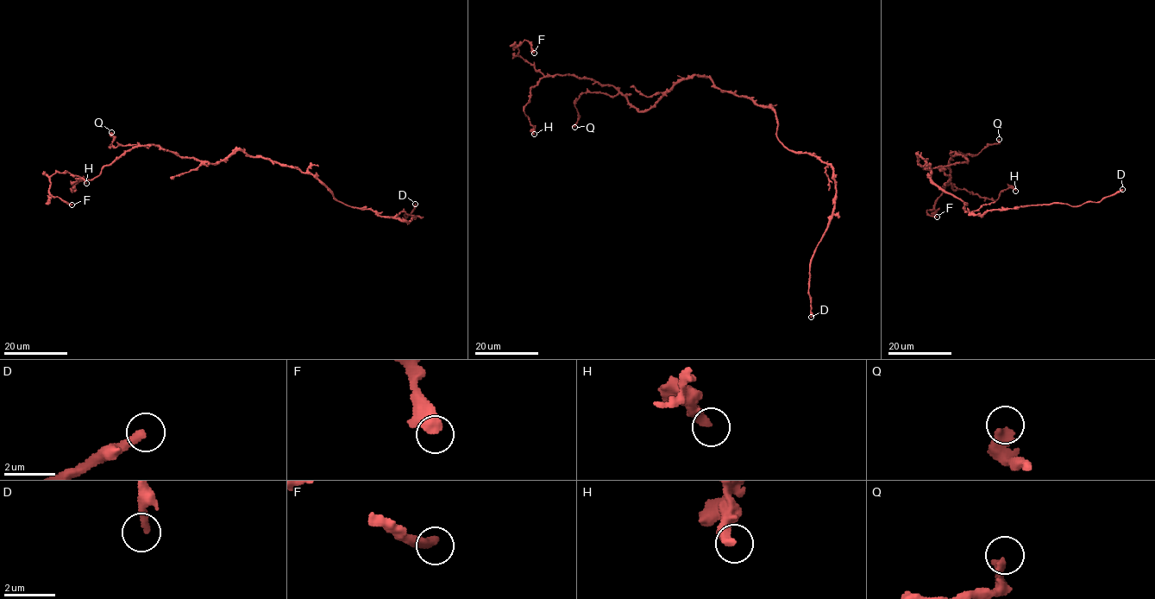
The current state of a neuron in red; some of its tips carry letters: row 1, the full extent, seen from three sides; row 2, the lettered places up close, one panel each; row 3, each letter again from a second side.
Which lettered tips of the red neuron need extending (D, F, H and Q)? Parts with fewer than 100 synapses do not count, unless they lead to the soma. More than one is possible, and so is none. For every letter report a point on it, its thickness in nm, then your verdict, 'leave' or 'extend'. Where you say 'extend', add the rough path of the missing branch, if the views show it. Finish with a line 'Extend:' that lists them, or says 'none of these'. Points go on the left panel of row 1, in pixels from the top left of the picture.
D: at (415, 204); 280 nm thick; extend; missing branch runs (415, 204), (431, 193), (430, 175), (355, 117), (370, 38), (352, 37)
F: at (72, 204); 480 nm thick; leave
H: at (86, 183); 360 nm thick; leave
Q: at (111, 132); 380 nm thick; leave
Extend: D

